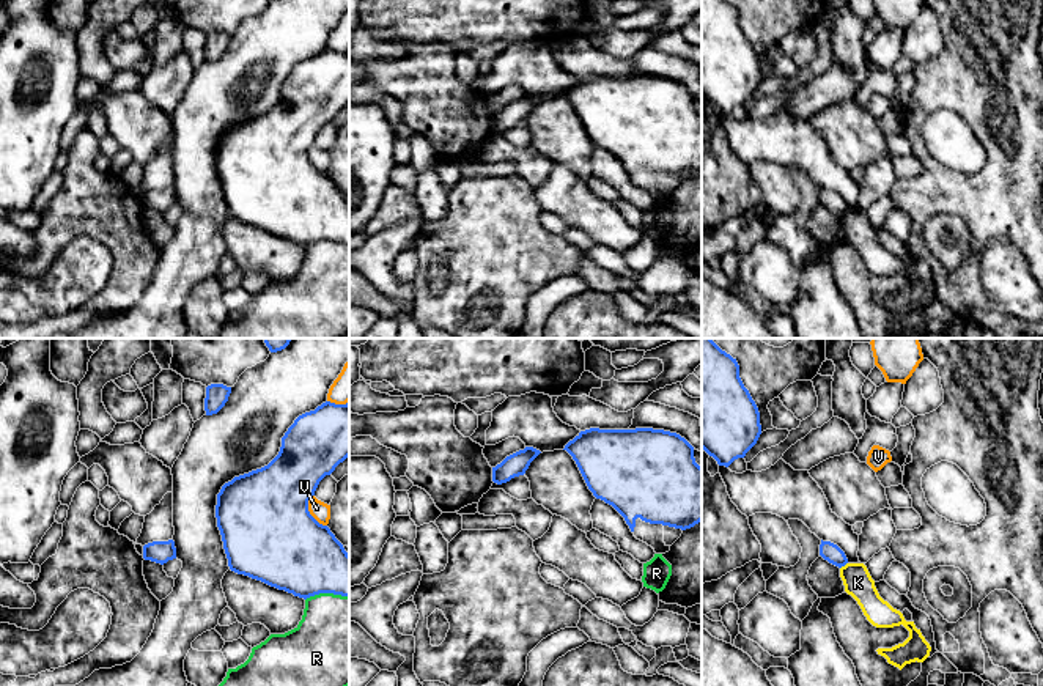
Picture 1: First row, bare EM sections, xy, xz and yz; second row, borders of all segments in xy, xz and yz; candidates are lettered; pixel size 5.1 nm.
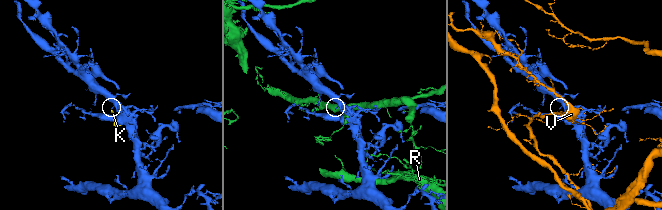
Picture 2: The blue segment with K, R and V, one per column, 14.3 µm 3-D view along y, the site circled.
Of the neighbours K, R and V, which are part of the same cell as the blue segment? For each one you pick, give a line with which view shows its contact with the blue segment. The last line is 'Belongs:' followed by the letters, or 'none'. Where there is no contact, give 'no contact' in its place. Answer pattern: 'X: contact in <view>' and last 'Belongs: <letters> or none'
Belongs: none

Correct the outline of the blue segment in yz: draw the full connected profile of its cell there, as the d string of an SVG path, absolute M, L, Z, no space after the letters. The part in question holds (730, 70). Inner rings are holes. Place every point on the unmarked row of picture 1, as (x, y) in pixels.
M702 0L702 96L719 113L744 105L761 82L760 60L727 0Z

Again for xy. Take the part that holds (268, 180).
M326 49L294 68L282 85L278 102L267 113L225 131L217 142L216 165L230 217L304 247L319 241L349 244L349 201L330 176L319 172L308 159L308 148L319 129L348 104L349 52Z

